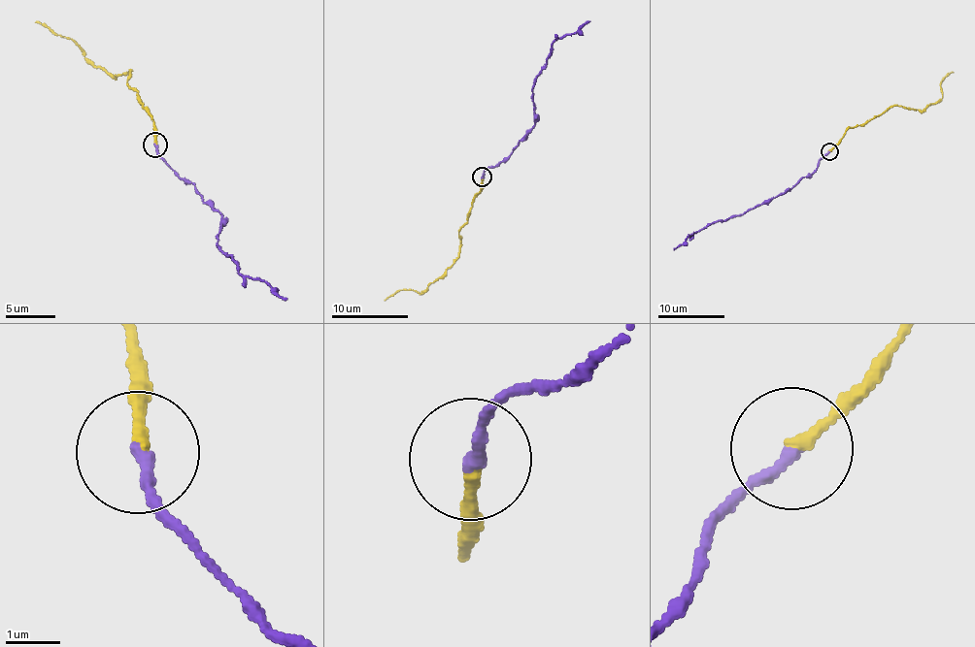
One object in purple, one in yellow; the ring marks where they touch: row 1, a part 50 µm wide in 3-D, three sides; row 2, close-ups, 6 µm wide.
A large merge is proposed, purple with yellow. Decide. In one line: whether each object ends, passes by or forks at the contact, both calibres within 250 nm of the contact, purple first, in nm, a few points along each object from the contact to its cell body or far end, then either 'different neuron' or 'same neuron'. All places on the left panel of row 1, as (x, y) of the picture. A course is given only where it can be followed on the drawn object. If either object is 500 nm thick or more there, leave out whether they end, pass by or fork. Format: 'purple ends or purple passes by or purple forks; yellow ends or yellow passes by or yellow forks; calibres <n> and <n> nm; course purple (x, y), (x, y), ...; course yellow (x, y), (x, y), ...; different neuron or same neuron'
purple ends; yellow ends; calibres 240 and 200 nm; course purple (154, 145), (163, 159), (221, 214), (217, 243), (232, 257), (237, 272), (268, 283), (286, 300); course yellow (154, 145), (154, 119), (127, 83), (130, 69), (113, 77), (92, 67), (71, 39), (51, 34), (36, 22); same neuron

